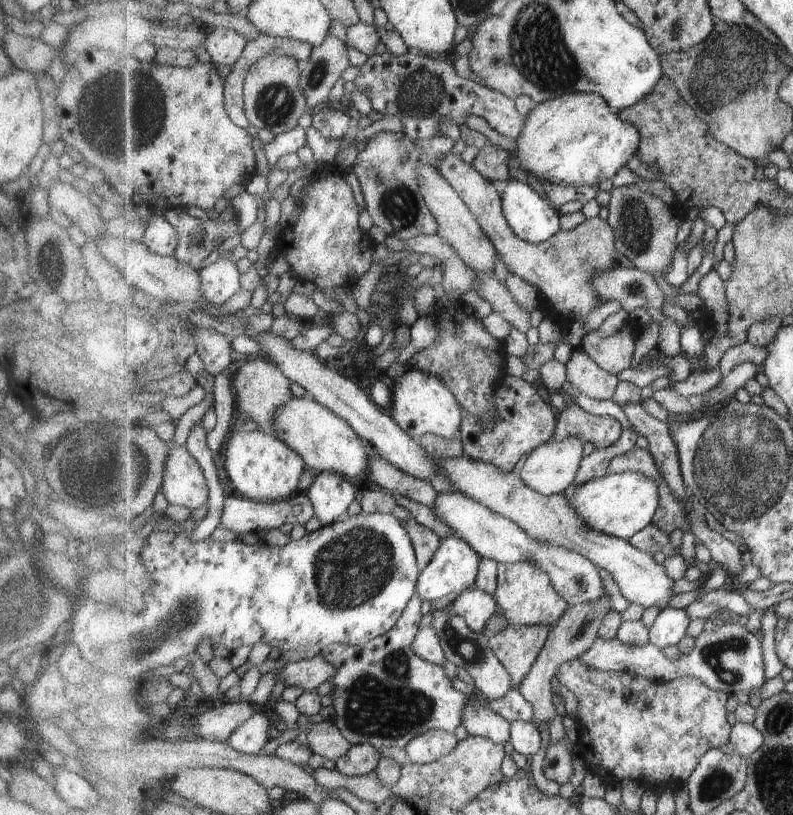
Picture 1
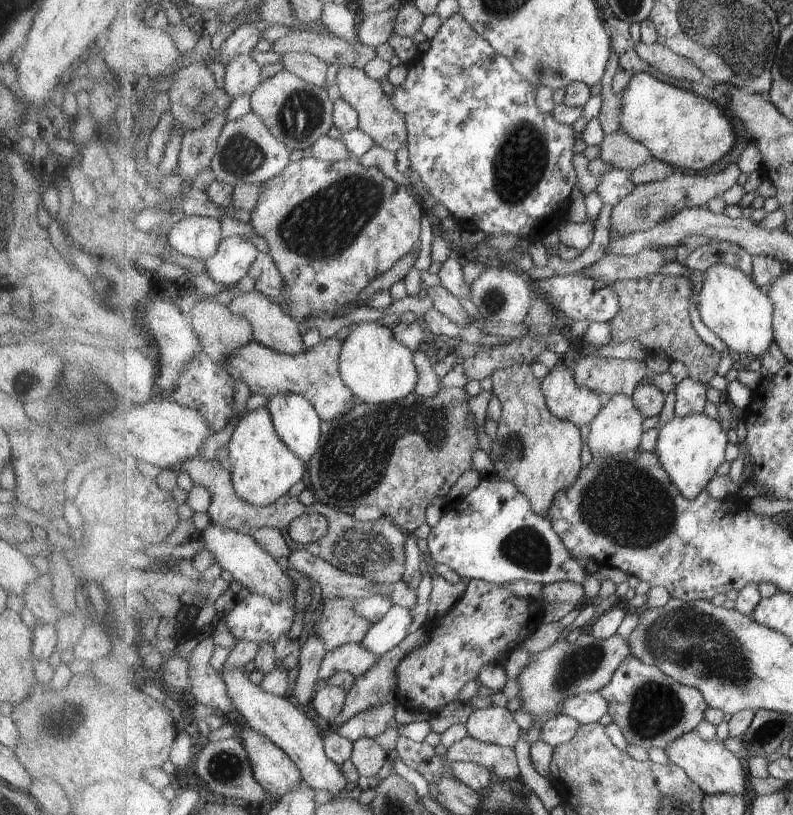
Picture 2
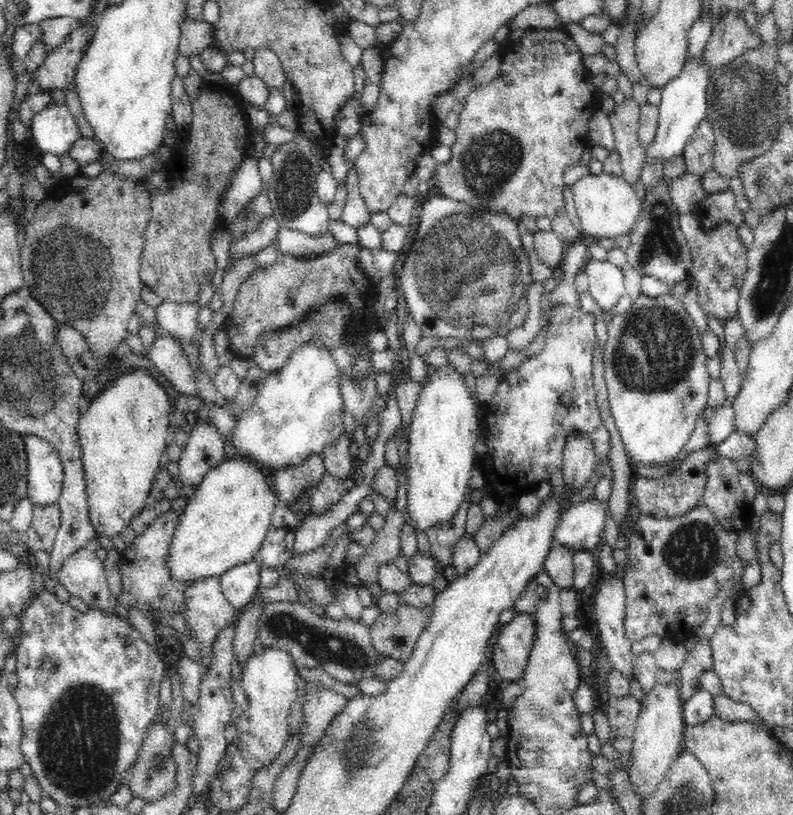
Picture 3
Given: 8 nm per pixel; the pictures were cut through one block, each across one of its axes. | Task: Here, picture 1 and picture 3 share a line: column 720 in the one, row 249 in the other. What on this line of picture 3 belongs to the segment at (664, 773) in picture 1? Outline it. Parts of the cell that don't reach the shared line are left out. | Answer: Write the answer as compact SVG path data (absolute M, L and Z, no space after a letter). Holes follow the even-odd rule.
M679 213L679 227L687 238L687 243L691 248L692 266L689 270L689 277L692 278L693 285L697 292L697 305L708 318L716 318L720 323L730 321L730 318L736 317L738 302L740 300L740 290L742 290L743 276L747 270L746 246L742 244L742 238L738 234L738 227L733 224L706 227L702 224L700 214ZM730 265L737 274L737 286L722 292L714 282L713 272L716 267Z

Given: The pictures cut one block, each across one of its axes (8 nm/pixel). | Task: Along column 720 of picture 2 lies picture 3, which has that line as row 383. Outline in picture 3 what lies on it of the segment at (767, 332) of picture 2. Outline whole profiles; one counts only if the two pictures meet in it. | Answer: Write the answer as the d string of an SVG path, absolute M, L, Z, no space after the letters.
M305 345L290 359L286 367L266 377L255 402L246 410L237 410L234 428L229 434L227 448L229 454L244 461L254 463L262 471L279 471L301 466L311 455L318 455L330 441L335 441L345 430L342 414L345 410L340 389L338 389L338 368L331 350L316 345Z

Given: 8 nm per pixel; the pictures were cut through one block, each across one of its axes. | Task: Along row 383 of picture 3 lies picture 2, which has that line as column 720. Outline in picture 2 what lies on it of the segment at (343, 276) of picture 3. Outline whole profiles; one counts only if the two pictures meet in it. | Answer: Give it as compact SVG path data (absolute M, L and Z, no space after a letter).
M655 274L640 280L617 280L612 288L620 299L620 312L609 324L612 331L613 345L619 345L629 340L640 341L649 354L666 353L671 361L681 361L687 369L689 377L696 382L709 385L713 376L719 376L719 362L724 358L722 352L717 351L711 344L706 344L695 331L692 322L693 282L687 276L663 276Z

